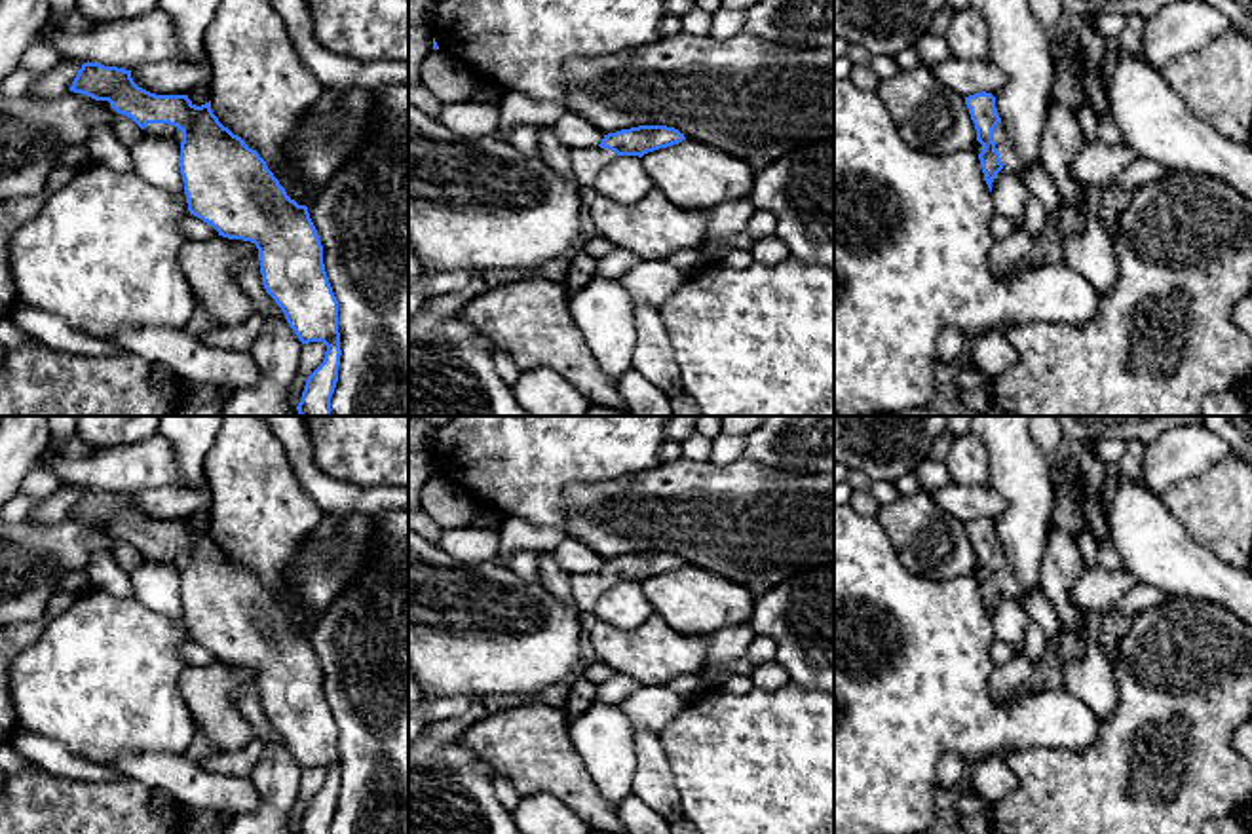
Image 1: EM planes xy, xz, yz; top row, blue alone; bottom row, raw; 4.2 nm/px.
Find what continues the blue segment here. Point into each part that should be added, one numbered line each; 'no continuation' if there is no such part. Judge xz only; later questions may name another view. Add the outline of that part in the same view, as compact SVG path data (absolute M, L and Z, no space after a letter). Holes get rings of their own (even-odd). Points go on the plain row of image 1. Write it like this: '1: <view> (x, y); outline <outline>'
1: xz (586, 587); outline M576 574L570 576L570 589L574 595L574 604L587 616L591 617L595 604L598 598L617 585L619 581L608 574Z

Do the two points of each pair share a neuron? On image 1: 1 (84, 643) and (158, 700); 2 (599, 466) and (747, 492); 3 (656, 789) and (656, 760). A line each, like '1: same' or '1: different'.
1: same
2: different
3: same

